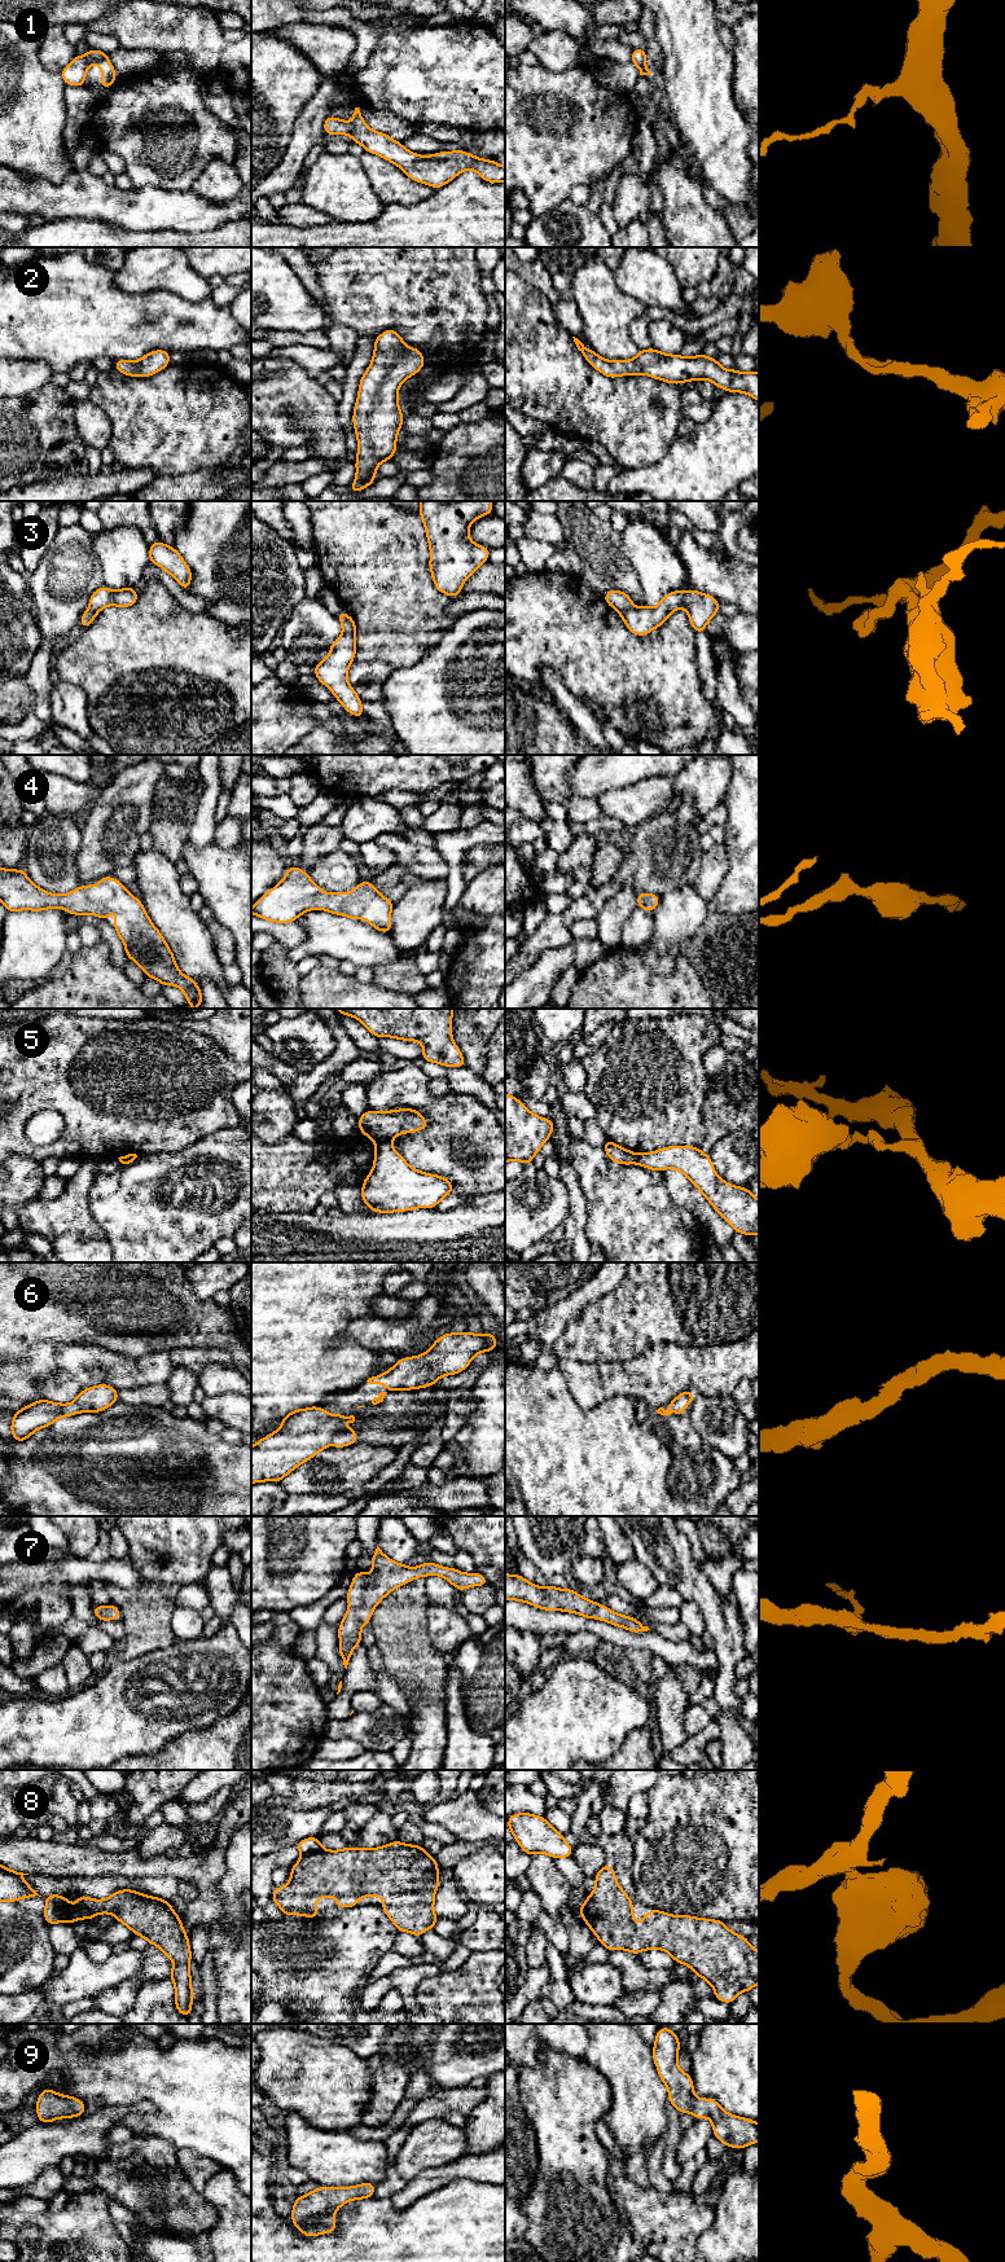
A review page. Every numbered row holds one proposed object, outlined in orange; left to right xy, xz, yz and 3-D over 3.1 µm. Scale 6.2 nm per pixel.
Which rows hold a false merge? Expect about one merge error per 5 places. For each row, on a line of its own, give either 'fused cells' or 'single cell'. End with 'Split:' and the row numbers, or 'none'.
1: fused cells
2: single cell
3: fused cells
4: single cell
5: fused cells
6: single cell
7: single cell
8: fused cells
9: single cell
Split: 1, 3, 5, 8

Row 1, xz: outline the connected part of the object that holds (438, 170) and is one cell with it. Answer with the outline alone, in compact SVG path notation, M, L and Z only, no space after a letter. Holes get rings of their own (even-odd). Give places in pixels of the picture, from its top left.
M355 107L352 114L354 122L348 133L351 140L360 144L365 151L377 154L400 167L413 181L438 189L466 170L474 170L488 183L505 181L504 166L496 161L482 159L460 149L425 157L412 153L389 135L369 128L359 109Z

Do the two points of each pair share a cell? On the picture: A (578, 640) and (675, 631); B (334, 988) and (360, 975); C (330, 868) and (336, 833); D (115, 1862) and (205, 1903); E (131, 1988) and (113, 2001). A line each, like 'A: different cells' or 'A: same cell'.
A: same cell
B: different cells
C: different cells
D: same cell
E: same cell

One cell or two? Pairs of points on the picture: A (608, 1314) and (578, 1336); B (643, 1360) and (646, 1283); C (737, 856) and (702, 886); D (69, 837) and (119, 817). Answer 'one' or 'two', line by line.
A: one
B: two
C: two
D: two

